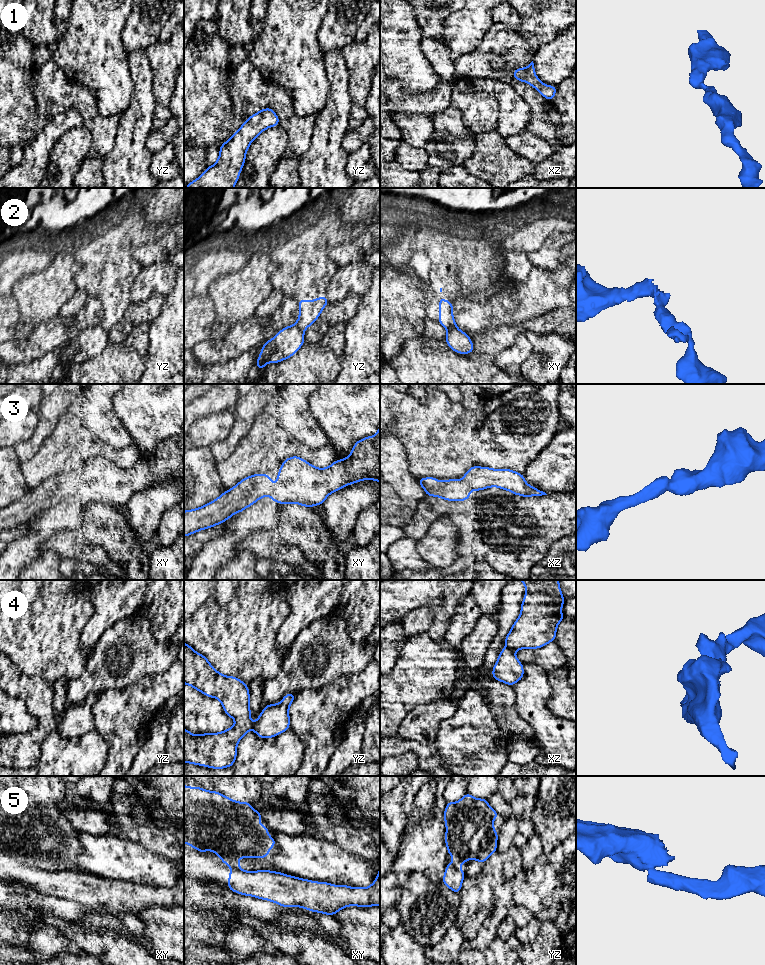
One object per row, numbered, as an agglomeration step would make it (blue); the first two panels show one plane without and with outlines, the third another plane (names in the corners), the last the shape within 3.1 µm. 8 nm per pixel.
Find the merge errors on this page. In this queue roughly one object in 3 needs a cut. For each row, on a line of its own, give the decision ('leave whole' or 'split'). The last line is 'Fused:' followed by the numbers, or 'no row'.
1: leave whole
2: split
3: leave whole
4: split
5: split
Fused: 2, 4, 5

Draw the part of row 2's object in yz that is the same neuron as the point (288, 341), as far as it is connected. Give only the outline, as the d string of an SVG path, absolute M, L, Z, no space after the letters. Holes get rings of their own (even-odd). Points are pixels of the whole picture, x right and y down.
M296 325L286 326L264 343L255 366L262 371L267 363L286 360L292 357L304 343L303 331Z

